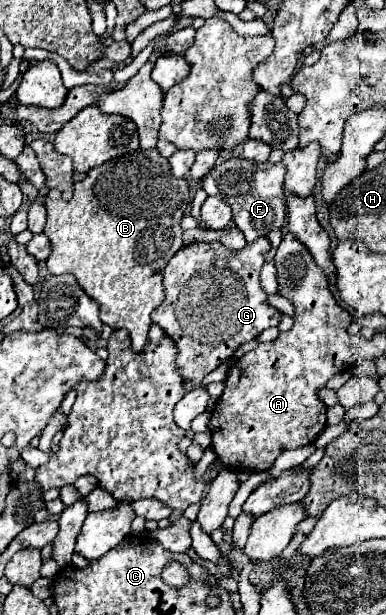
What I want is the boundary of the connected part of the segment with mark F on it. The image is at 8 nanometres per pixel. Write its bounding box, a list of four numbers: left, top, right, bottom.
[202,157,286,243]

